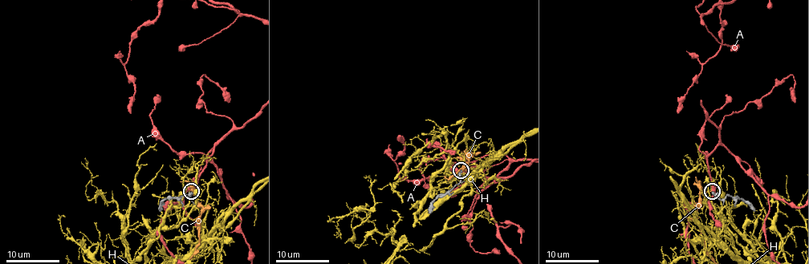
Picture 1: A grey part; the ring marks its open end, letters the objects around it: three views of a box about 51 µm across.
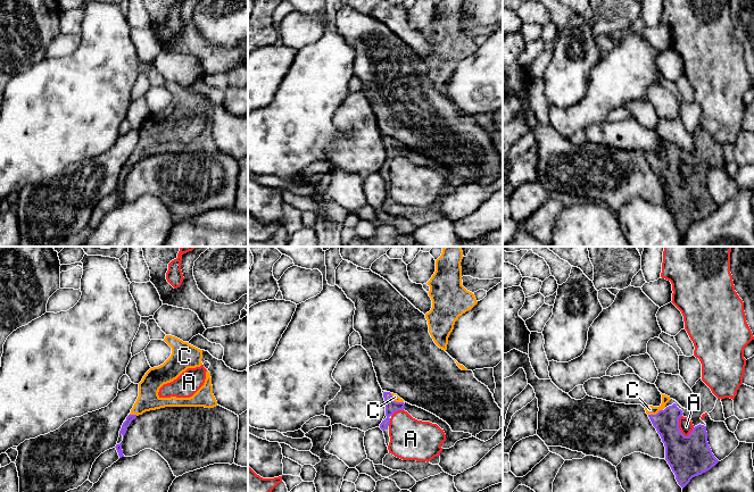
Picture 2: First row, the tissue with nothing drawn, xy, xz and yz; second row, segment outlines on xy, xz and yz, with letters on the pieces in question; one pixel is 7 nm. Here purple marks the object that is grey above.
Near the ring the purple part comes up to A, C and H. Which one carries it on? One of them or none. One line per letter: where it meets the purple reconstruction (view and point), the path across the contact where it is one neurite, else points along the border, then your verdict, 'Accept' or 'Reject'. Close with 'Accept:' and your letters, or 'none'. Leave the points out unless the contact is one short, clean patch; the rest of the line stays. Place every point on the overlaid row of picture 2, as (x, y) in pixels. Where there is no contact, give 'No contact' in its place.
A: Touches purple at yz (678, 427). Boundary: yz (680, 416), (679, 430), (687, 436). Reject
C: Touches purple at yz (656, 414). Path across: yz (666, 422), (656, 414), (649, 409). Accept
H: No contact. Reject
Accept: C

